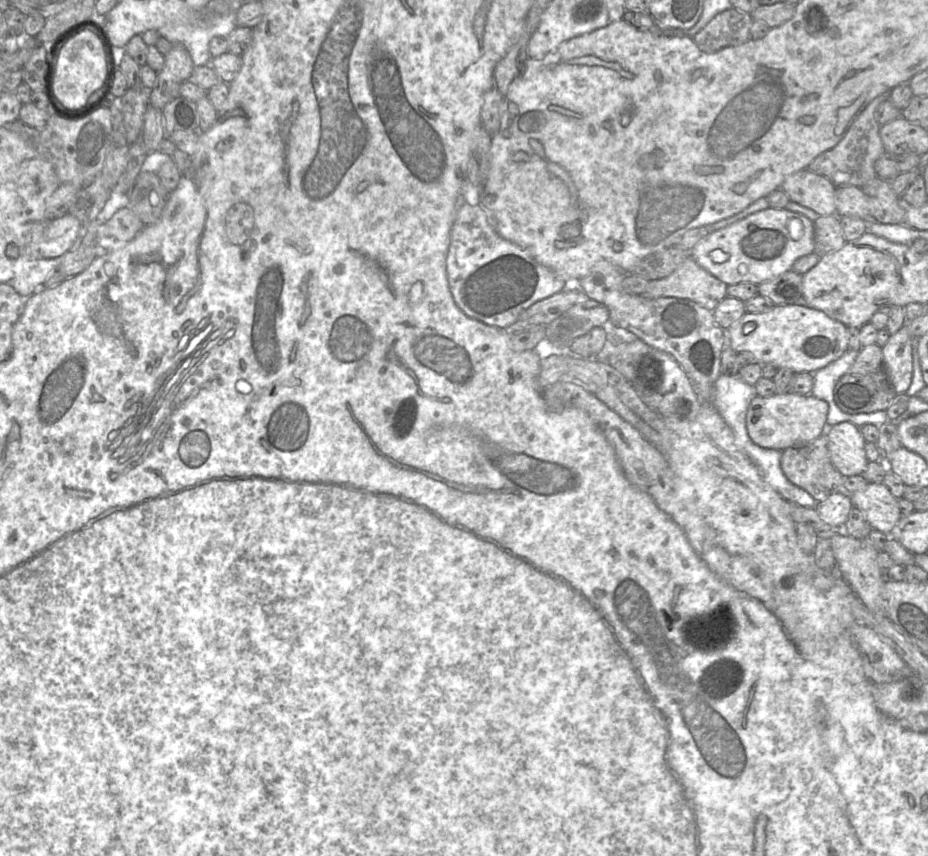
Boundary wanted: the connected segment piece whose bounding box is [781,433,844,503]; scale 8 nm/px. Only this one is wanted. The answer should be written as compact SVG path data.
M825 433L805 446L783 450L781 469L791 483L807 491L817 503L832 494L844 492L844 476L831 462Z

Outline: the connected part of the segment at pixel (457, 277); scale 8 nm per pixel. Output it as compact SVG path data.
M464 203L455 215L450 229L446 274L449 289L457 307L467 317L499 329L506 329L514 324L520 314L534 303L567 288L566 280L551 268L540 264L529 249L502 238L489 223L480 204Z

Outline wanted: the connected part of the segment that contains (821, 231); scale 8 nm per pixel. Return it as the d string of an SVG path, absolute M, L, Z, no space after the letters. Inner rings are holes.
M838 214L819 216L814 222L814 253L822 257L841 249L846 240Z

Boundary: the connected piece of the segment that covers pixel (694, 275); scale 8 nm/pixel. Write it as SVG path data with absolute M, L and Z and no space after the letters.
M689 257L669 276L650 280L641 296L647 299L660 297L689 299L713 312L718 303L727 296L727 287L726 283Z

